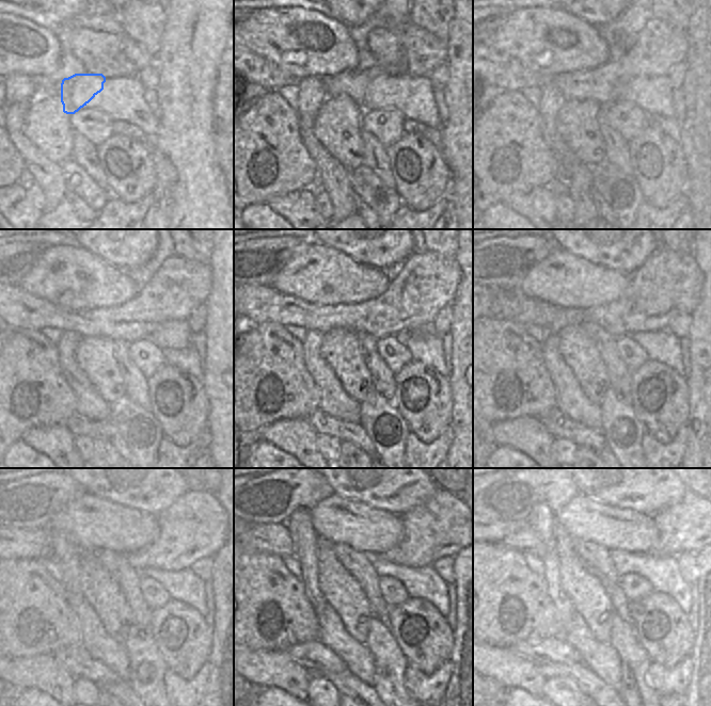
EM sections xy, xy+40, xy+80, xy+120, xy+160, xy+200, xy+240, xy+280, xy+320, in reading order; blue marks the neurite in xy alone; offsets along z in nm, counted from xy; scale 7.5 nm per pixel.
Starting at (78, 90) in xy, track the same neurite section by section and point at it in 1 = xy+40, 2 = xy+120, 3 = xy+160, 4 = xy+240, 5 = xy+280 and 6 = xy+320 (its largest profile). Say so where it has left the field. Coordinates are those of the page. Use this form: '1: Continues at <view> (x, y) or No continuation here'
1: Continues at xy+40 (312, 95)
2: Continues at xy+120 (91, 404)
3: Continues at xy+160 (333, 400)
4: Continues at xy+240 (93, 637)
5: Continues at xy+280 (357, 657)
6: Continues at xy+320 (601, 658).

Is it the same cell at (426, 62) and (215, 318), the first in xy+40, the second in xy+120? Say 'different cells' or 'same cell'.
different cells

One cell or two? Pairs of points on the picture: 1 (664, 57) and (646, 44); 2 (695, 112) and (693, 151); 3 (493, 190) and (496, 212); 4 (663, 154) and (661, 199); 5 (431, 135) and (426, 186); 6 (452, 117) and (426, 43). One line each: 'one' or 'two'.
1: one
2: one
3: two
4: one
5: two
6: two

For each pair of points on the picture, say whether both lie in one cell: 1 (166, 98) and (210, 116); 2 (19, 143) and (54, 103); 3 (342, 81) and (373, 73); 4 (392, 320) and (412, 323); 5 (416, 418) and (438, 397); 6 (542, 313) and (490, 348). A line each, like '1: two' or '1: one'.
1: two
2: two
3: one
4: one
5: one
6: two

